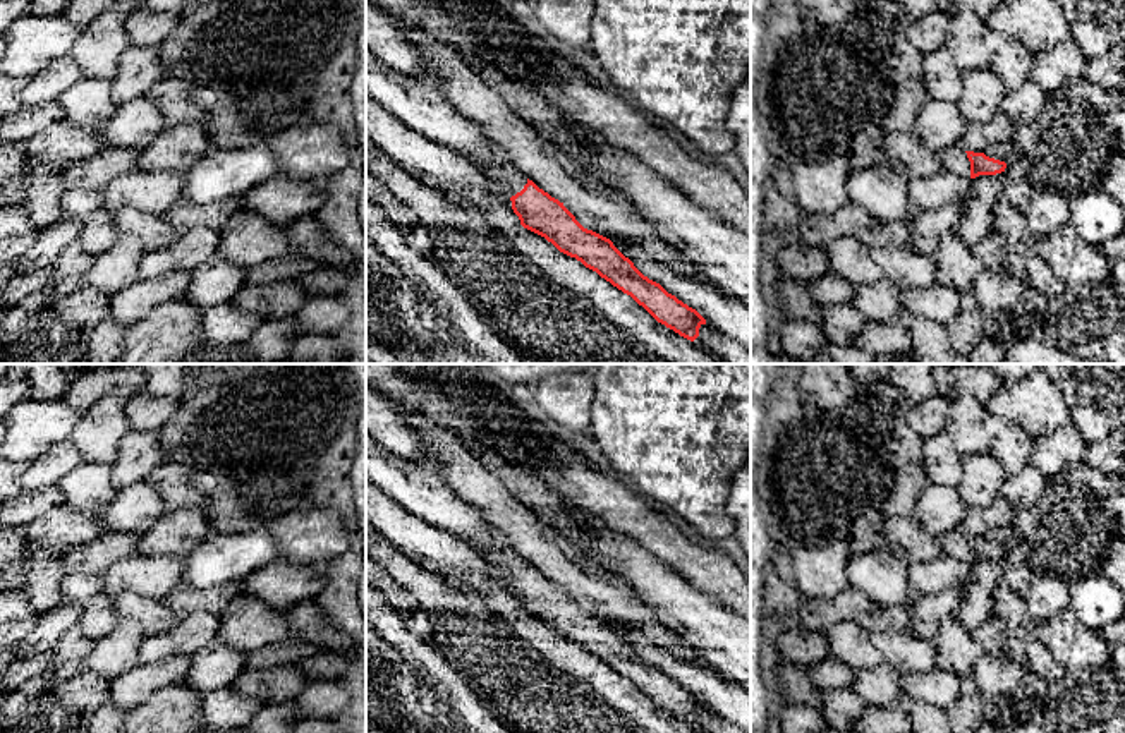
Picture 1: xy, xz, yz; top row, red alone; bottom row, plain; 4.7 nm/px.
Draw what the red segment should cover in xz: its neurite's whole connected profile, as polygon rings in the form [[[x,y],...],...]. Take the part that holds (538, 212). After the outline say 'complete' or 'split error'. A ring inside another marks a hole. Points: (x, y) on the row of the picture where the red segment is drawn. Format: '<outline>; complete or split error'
[[[464,158],[510,196],[512,209],[524,228],[630,295],[658,323],[690,342],[699,336],[706,319],[696,309],[644,276],[610,239],[584,228],[563,203],[526,179],[510,161]]]; split error

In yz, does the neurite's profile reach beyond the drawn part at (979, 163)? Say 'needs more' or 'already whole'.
needs more

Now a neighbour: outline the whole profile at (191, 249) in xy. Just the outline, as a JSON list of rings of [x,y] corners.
[[[194,227],[180,233],[172,244],[146,251],[139,263],[139,280],[199,268],[216,256],[218,245],[220,228]]]

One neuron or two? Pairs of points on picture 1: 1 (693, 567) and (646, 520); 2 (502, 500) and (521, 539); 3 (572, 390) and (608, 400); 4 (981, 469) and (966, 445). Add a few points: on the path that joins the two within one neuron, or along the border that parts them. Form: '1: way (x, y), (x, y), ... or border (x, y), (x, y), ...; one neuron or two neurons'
1: way (681, 555), (658, 533); one neuron
2: way (504, 510), (521, 529); one neuron
3: border (595, 381), (591, 428), (588, 431); two neurons
4: border (986, 450), (966, 457); two neurons

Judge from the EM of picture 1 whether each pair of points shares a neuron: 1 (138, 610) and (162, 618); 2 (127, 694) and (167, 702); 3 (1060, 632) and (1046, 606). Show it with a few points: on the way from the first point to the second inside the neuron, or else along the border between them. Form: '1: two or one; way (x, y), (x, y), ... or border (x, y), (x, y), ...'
1: one; way (143, 610), (157, 618)
2: two; border (181, 682), (155, 690), (131, 709)
3: two; border (1069, 608), (1039, 623)

